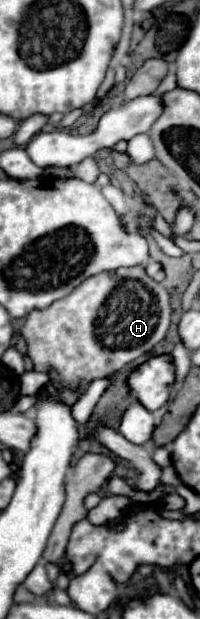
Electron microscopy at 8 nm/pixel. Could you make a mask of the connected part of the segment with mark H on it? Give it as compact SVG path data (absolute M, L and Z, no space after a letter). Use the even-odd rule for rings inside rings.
M143 267L117 269L113 273L101 273L83 281L69 297L55 301L47 309L37 309L27 315L21 335L27 341L27 357L33 361L33 369L41 373L57 371L67 389L77 391L83 383L93 379L105 379L115 375L127 363L149 353L167 333L171 323L171 301L167 289L153 281Z

